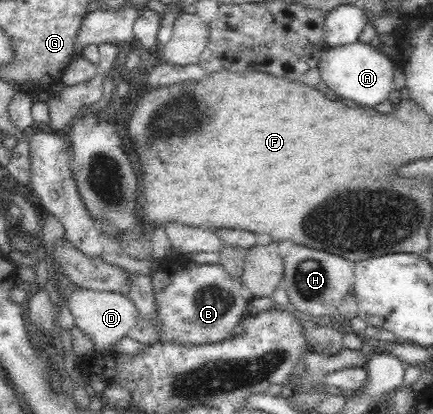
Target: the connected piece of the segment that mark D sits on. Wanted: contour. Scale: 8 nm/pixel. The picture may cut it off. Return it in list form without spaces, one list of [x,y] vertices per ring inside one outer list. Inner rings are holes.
[[[77,287],[68,295],[69,310],[75,318],[75,326],[93,341],[93,354],[109,355],[117,352],[117,343],[128,337],[129,331],[137,326],[138,310],[131,298],[122,293],[93,291]]]

